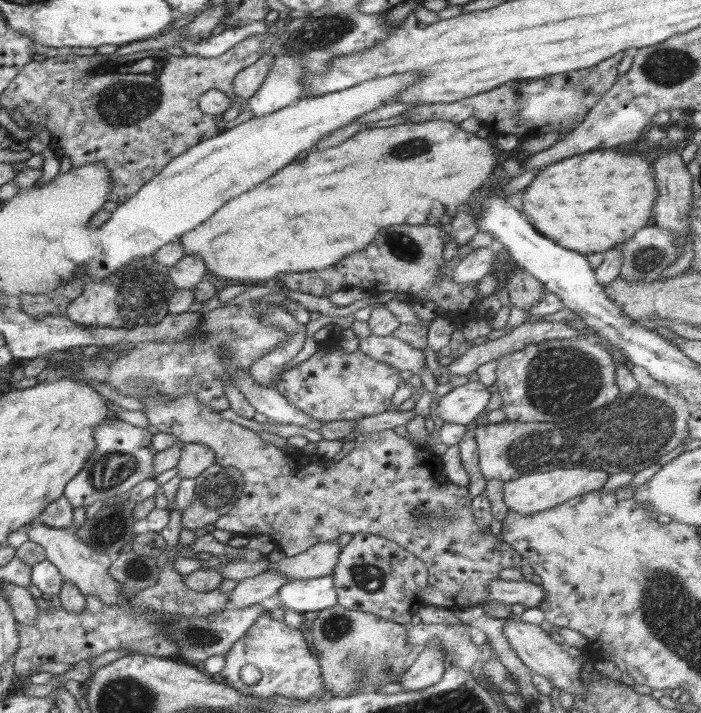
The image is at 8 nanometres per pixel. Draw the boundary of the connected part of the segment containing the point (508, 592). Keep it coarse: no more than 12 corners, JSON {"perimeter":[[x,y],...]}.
{"perimeter":[[500,578],[486,585],[490,602],[539,608],[544,597],[537,580]]}

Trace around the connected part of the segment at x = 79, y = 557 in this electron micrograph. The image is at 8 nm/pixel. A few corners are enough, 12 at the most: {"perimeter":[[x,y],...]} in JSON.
{"perimeter":[[26,525],[63,580],[106,608],[131,601],[74,528]]}

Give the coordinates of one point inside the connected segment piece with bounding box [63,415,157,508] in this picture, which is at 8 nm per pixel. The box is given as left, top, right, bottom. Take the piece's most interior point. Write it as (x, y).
(124, 454)

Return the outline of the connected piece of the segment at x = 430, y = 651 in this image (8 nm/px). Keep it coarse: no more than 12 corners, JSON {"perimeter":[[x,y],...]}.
{"perimeter":[[426,644],[399,678],[403,691],[437,683],[447,667],[442,644]]}

